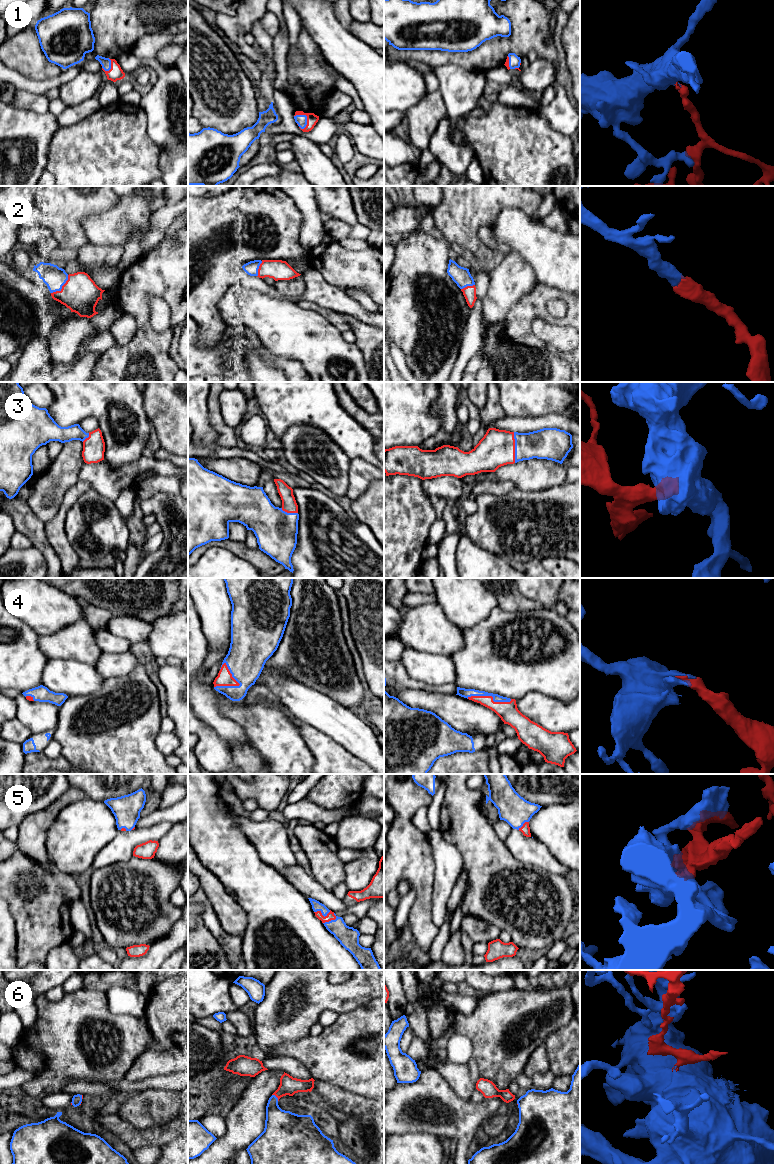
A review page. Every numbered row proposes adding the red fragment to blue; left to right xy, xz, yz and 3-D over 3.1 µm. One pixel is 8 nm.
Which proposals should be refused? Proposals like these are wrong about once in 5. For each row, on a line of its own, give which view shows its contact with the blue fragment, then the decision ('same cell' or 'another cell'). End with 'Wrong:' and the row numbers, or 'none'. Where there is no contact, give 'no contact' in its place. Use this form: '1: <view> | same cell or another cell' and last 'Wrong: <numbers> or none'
1: xz | same cell
2: xy | same cell
3: yz | same cell
4: xz | same cell
5: xz | same cell
6: xz | same cell
Wrong: none

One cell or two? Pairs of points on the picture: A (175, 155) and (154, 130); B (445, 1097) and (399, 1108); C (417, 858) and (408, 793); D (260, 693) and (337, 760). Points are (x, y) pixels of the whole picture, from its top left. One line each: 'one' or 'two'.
A: one
B: one
C: one
D: one

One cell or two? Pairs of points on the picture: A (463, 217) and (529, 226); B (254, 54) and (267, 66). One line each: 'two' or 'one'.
A: two
B: one

